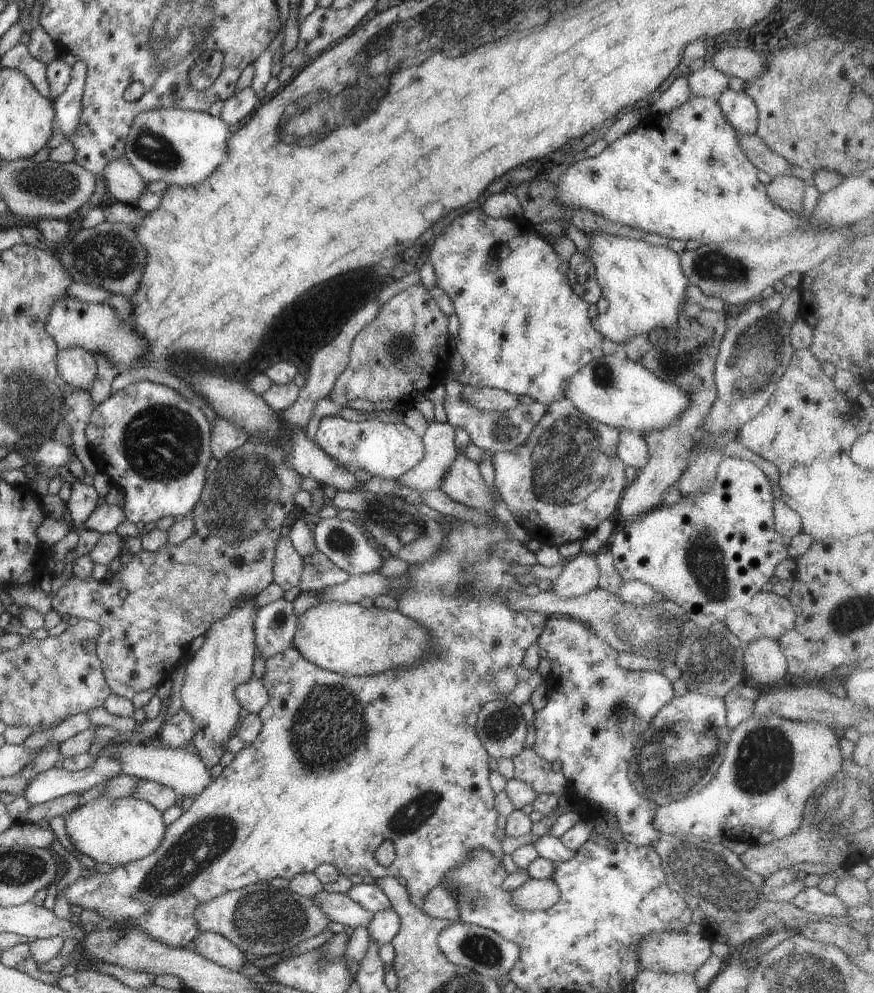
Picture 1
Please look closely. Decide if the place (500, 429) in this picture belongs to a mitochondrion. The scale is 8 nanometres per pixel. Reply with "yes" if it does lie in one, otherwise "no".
no

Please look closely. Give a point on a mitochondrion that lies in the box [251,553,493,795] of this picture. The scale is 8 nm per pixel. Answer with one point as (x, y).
(330, 725)

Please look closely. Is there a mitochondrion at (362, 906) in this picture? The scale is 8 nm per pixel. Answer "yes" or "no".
no

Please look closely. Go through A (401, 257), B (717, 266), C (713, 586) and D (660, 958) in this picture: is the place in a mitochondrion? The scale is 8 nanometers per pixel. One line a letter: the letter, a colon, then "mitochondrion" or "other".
A: other
B: mitochondrion
C: mitochondrion
D: other

